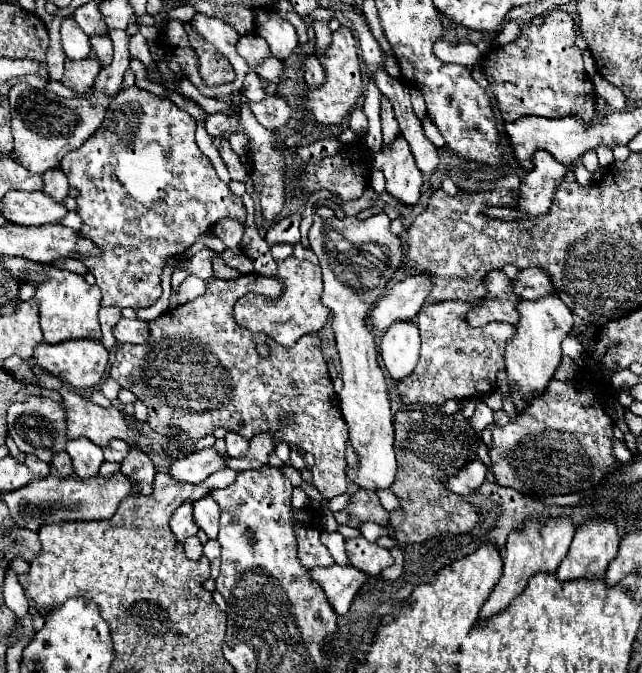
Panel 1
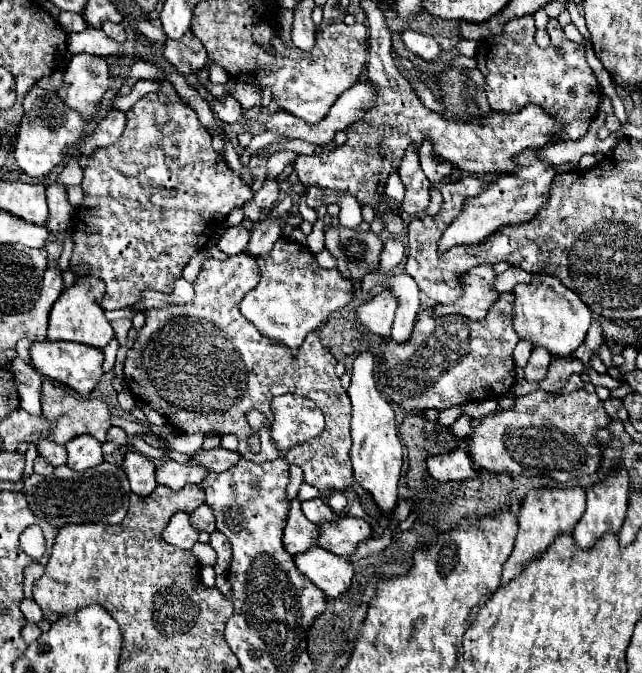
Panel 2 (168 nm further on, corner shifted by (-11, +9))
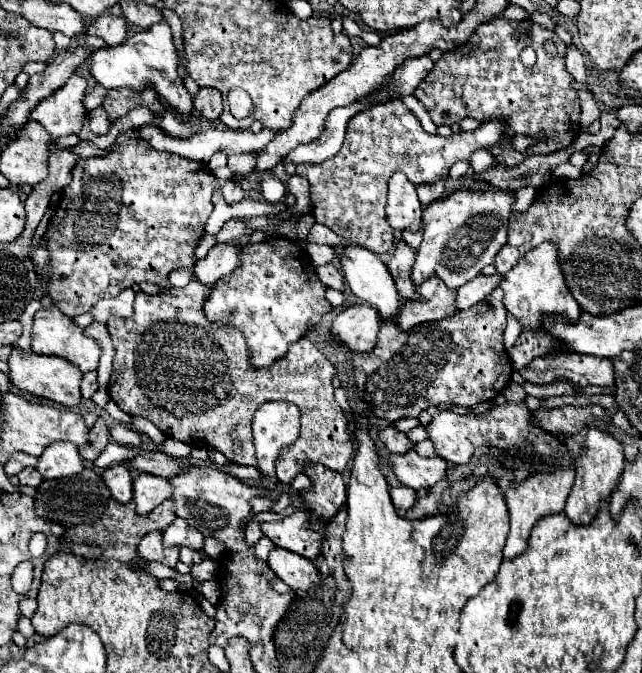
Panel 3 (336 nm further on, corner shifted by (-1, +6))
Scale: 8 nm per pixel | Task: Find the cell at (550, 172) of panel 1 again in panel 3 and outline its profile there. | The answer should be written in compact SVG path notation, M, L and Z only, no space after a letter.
M487 187L485 191L459 189L423 209L423 241L411 267L411 281L419 287L429 277L439 277L447 289L457 289L475 279L507 241L507 219L515 201L513 191Z

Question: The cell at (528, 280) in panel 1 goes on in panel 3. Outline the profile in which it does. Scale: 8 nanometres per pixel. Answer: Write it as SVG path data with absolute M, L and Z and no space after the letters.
M477 275L477 279L471 279L469 283L465 283L463 287L457 289L457 299L455 299L455 307L457 309L469 309L477 303L481 303L495 287L499 287L501 283L501 275Z

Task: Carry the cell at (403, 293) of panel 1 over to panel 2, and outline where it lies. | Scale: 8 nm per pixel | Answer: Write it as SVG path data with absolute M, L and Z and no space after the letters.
M385 292L377 294L371 302L361 304L357 308L357 316L361 320L361 324L365 324L371 332L379 334L379 336L389 336L391 332L391 324L395 318L395 310L397 310L397 300Z

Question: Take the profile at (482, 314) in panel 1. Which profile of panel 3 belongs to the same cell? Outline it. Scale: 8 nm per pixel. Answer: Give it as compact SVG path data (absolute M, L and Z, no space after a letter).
M427 279L419 287L419 299L405 301L395 317L395 323L399 331L407 331L419 323L449 317L455 311L455 291L449 291L441 279Z

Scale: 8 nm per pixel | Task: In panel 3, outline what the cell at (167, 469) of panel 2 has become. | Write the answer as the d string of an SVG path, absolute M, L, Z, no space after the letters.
M137 475L133 481L133 503L139 515L149 513L171 495L169 481L155 475Z

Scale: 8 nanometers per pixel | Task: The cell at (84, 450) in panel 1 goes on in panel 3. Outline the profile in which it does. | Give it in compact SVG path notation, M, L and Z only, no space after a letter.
M51 443L41 453L35 469L43 479L63 479L83 471L83 459L73 443Z

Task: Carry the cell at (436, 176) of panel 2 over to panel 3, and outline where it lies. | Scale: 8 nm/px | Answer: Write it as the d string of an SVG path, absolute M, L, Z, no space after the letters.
M441 179L441 181L433 183L433 185L421 185L421 187L417 187L417 193L419 193L421 205L427 207L429 203L433 203L433 201L437 201L437 199L441 199L445 195L445 181Z

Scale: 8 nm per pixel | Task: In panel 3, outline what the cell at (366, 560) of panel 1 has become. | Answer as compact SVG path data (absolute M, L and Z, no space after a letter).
M297 509L289 517L283 517L281 521L269 521L261 523L261 531L265 537L269 537L277 547L293 551L305 559L317 559L323 529L321 531L309 531L307 529L307 517L309 513L305 509Z

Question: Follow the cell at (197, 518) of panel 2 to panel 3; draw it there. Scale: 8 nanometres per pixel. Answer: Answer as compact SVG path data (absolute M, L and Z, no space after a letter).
M175 519L163 531L163 545L165 547L177 545L177 547L191 547L191 549L199 551L199 549L203 549L203 541L205 541L205 537L197 529L189 527L183 519Z

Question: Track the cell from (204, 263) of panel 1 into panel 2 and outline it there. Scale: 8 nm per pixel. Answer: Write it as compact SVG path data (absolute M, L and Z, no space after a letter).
M231 226L219 240L219 250L225 252L227 256L235 256L241 254L249 244L249 230L245 230L243 226Z

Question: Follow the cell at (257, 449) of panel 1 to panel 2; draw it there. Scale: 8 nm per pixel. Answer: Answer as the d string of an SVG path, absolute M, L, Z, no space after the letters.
M215 448L211 452L197 452L193 456L193 462L207 466L211 472L223 472L227 468L233 468L241 460L239 452L225 450L225 448Z

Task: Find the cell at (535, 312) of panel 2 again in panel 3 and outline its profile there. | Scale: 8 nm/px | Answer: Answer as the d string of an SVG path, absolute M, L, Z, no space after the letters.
M541 243L533 247L529 253L525 253L517 267L513 267L509 273L503 275L501 289L505 291L505 307L509 313L517 317L517 321L533 331L541 331L541 315L565 315L569 321L577 321L581 315L579 303L573 299L563 269L559 265L559 249L555 243Z

